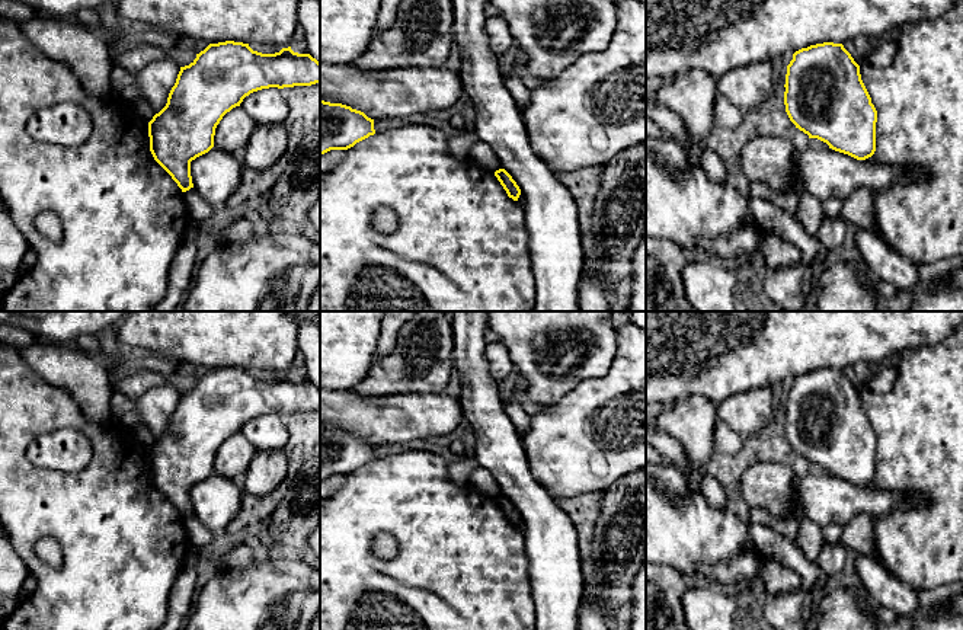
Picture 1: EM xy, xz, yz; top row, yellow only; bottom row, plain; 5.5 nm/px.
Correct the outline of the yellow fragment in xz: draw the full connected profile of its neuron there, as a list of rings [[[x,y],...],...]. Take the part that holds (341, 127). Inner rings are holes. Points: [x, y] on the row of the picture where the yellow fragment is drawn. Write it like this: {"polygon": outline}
{"polygon": [[[320,100],[320,156],[330,150],[348,150],[374,134],[374,119],[364,112]]]}

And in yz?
{"polygon": [[[823,42],[802,48],[793,54],[787,65],[784,105],[790,121],[809,135],[829,145],[829,148],[848,154],[857,160],[866,160],[876,151],[877,111],[861,80],[860,65],[842,44]]]}

